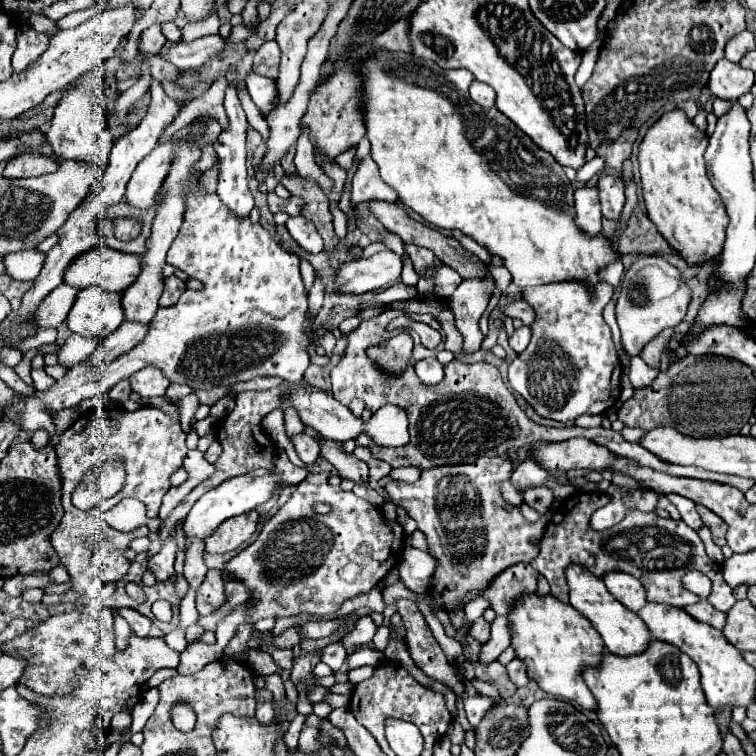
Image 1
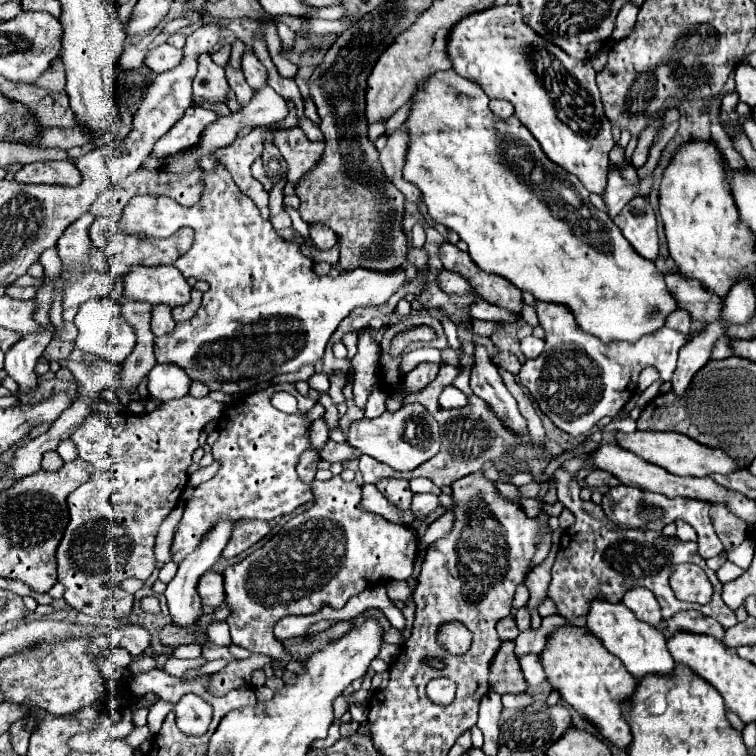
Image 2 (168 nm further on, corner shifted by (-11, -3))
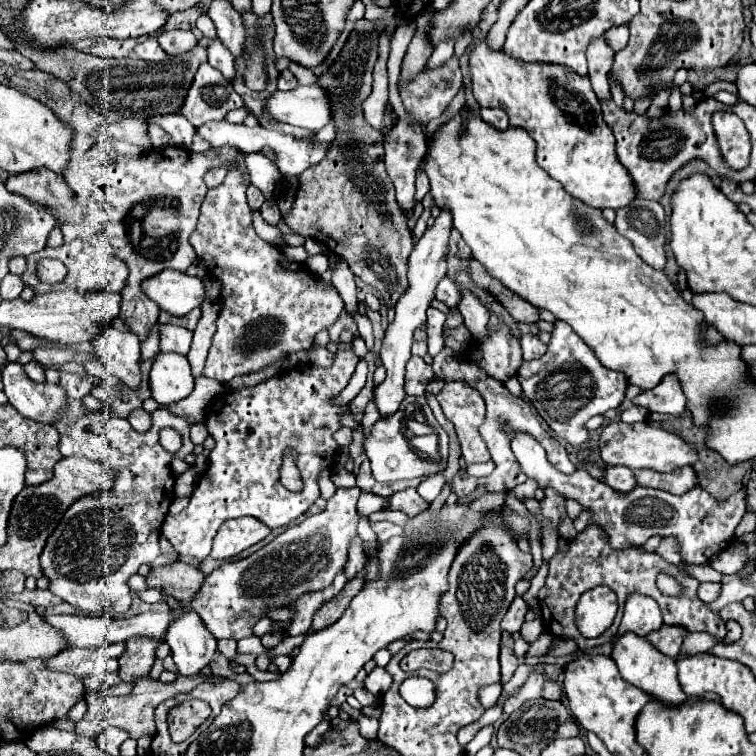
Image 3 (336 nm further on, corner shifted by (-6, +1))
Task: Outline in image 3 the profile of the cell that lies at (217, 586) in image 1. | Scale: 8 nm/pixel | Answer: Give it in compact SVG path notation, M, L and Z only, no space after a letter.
M173 562L165 566L153 566L147 584L151 588L159 588L163 596L167 594L179 602L191 602L195 592L199 592L203 580L205 574L199 568L185 562Z

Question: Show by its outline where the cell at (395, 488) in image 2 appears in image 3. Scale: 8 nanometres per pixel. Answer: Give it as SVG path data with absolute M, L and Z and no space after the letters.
M405 488L401 492L395 492L393 496L389 496L389 508L391 510L401 510L409 516L417 516L419 512L427 510L429 502L425 502L417 492L415 488Z

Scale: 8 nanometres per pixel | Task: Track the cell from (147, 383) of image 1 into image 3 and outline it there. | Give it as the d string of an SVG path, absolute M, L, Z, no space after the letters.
M159 354L149 372L151 396L159 404L173 404L193 392L193 376L187 356Z

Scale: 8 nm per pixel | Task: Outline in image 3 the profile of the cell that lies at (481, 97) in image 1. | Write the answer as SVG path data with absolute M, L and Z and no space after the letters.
M481 108L481 116L485 122L493 124L495 128L507 128L509 126L507 112L503 112L501 108Z

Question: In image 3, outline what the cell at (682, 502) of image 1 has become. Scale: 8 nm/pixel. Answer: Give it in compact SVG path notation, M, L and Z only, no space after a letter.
M511 432L511 450L517 462L523 468L523 474L537 482L541 490L555 488L565 498L577 500L583 508L593 512L589 524L599 524L607 534L613 548L627 546L643 546L653 534L675 536L681 546L681 558L687 564L705 564L713 556L721 554L731 546L735 538L735 528L745 514L747 508L747 492L741 490L727 498L725 502L717 502L703 488L693 488L683 496L675 496L663 490L651 490L643 486L635 486L627 496L623 492L615 492L601 480L593 478L587 470L575 470L573 474L561 474L555 470L545 458L543 446L525 432Z

